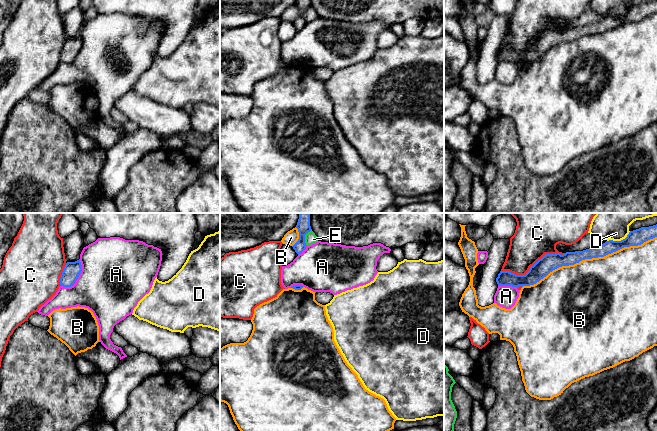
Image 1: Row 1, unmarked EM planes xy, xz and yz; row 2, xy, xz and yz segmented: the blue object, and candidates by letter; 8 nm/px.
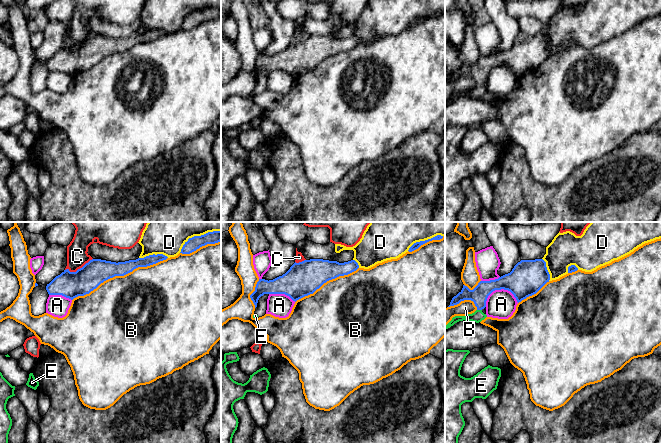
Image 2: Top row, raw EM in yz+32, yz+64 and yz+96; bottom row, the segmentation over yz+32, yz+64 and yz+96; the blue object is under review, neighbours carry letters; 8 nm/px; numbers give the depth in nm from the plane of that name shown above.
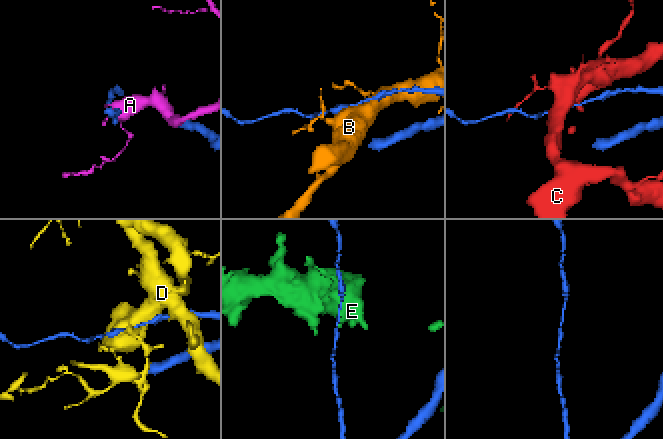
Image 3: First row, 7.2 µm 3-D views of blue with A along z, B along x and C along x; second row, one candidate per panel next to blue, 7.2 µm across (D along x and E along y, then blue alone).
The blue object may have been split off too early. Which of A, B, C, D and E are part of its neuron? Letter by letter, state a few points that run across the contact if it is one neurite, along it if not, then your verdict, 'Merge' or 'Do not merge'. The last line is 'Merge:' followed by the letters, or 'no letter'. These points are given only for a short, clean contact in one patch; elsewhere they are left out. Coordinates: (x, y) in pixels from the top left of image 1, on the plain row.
A: Do not merge
B: Do not merge
C: Do not merge
D: Do not merge
E: Do not merge
Merge: no letter

